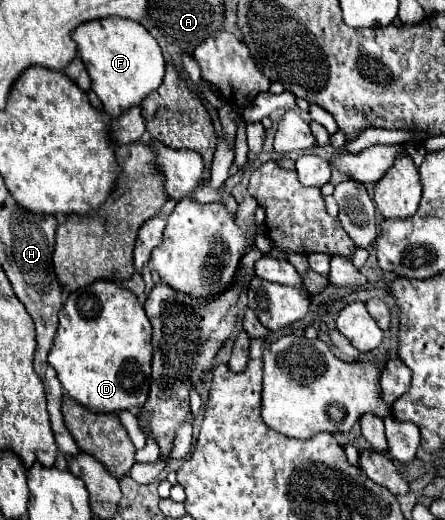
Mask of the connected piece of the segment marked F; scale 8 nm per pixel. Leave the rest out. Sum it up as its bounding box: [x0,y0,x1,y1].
[72,16,164,118]

